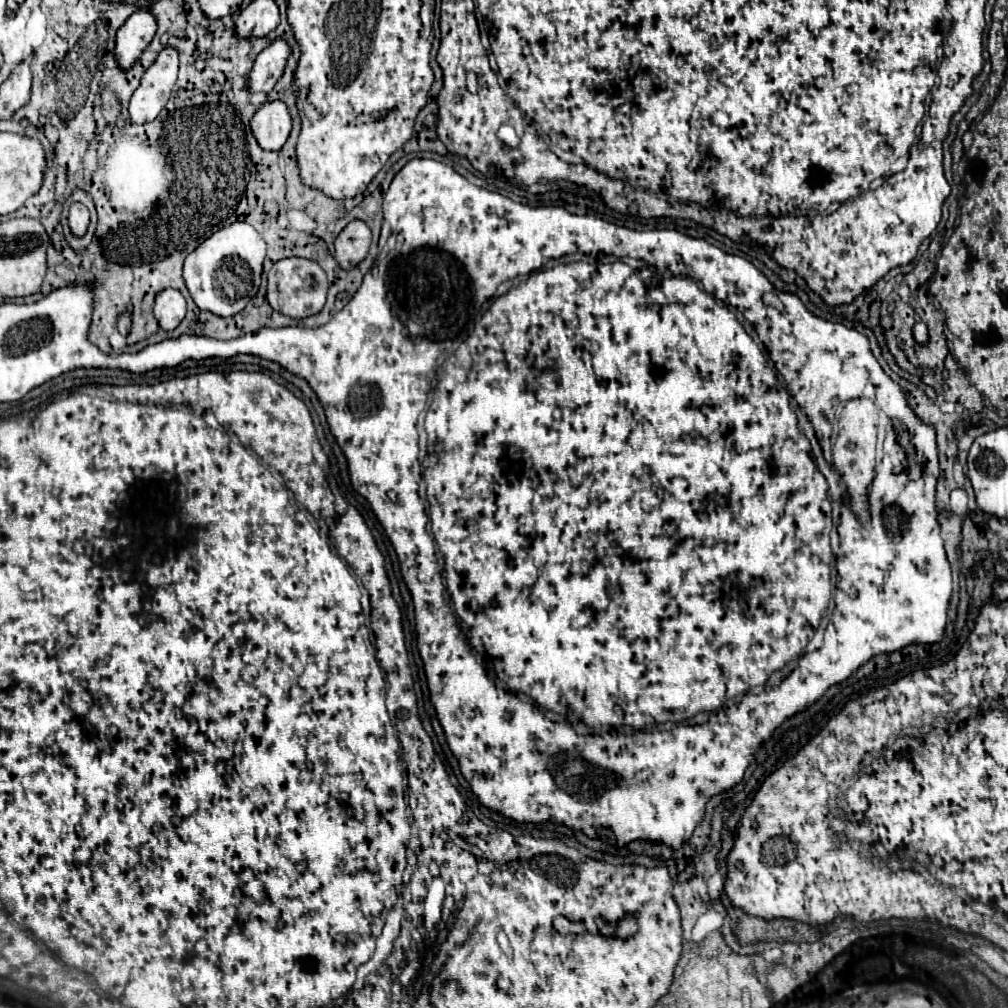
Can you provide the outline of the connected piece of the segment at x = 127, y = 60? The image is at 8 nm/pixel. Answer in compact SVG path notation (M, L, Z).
M150 10L134 12L116 36L116 58L120 68L130 68L156 34L156 18Z

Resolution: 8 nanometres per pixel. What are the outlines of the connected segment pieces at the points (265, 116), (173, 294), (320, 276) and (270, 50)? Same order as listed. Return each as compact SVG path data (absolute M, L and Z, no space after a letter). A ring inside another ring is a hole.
M282 100L266 102L250 122L258 144L264 150L280 150L290 136L292 118Z
M168 288L156 296L154 304L154 316L160 324L162 330L174 330L186 316L186 306L184 306L184 296L180 290Z
M284 258L278 260L270 272L268 272L268 304L290 318L308 318L312 314L318 314L326 304L326 292L328 282L324 270L314 262L306 258Z
M276 38L268 48L264 48L254 62L250 74L250 90L268 94L278 82L278 78L284 74L290 54L290 44L284 38Z

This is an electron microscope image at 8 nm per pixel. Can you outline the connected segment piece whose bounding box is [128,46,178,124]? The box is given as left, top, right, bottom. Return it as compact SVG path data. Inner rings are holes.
M166 46L158 60L141 78L140 88L130 98L130 119L134 124L152 122L169 101L178 74L178 52Z

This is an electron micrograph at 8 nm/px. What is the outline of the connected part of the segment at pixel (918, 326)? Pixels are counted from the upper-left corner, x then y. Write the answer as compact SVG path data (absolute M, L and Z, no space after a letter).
M918 320L918 322L914 324L912 334L914 334L914 340L916 340L920 346L928 344L928 326L926 326L922 320Z

